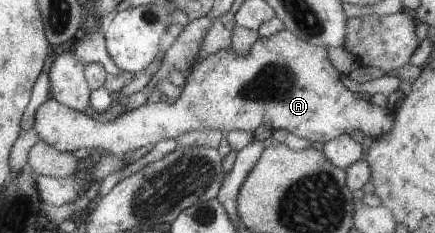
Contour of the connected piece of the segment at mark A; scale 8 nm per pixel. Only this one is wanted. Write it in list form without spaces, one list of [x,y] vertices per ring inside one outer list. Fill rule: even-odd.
[[[281,30],[268,37],[258,37],[243,55],[237,55],[232,48],[221,49],[207,55],[193,64],[185,75],[181,93],[174,103],[163,101],[145,102],[117,119],[99,123],[83,112],[75,111],[61,105],[51,97],[36,109],[33,131],[37,137],[57,151],[72,152],[81,147],[98,148],[105,152],[121,156],[127,151],[139,149],[143,145],[155,145],[161,139],[171,139],[188,131],[219,130],[223,134],[232,130],[253,131],[262,123],[269,130],[282,129],[295,137],[310,142],[325,143],[338,135],[351,133],[359,129],[367,137],[375,138],[385,135],[393,125],[392,112],[384,107],[374,105],[370,100],[363,100],[353,91],[349,91],[340,80],[340,73],[331,65],[326,48],[314,46],[297,35]]]

